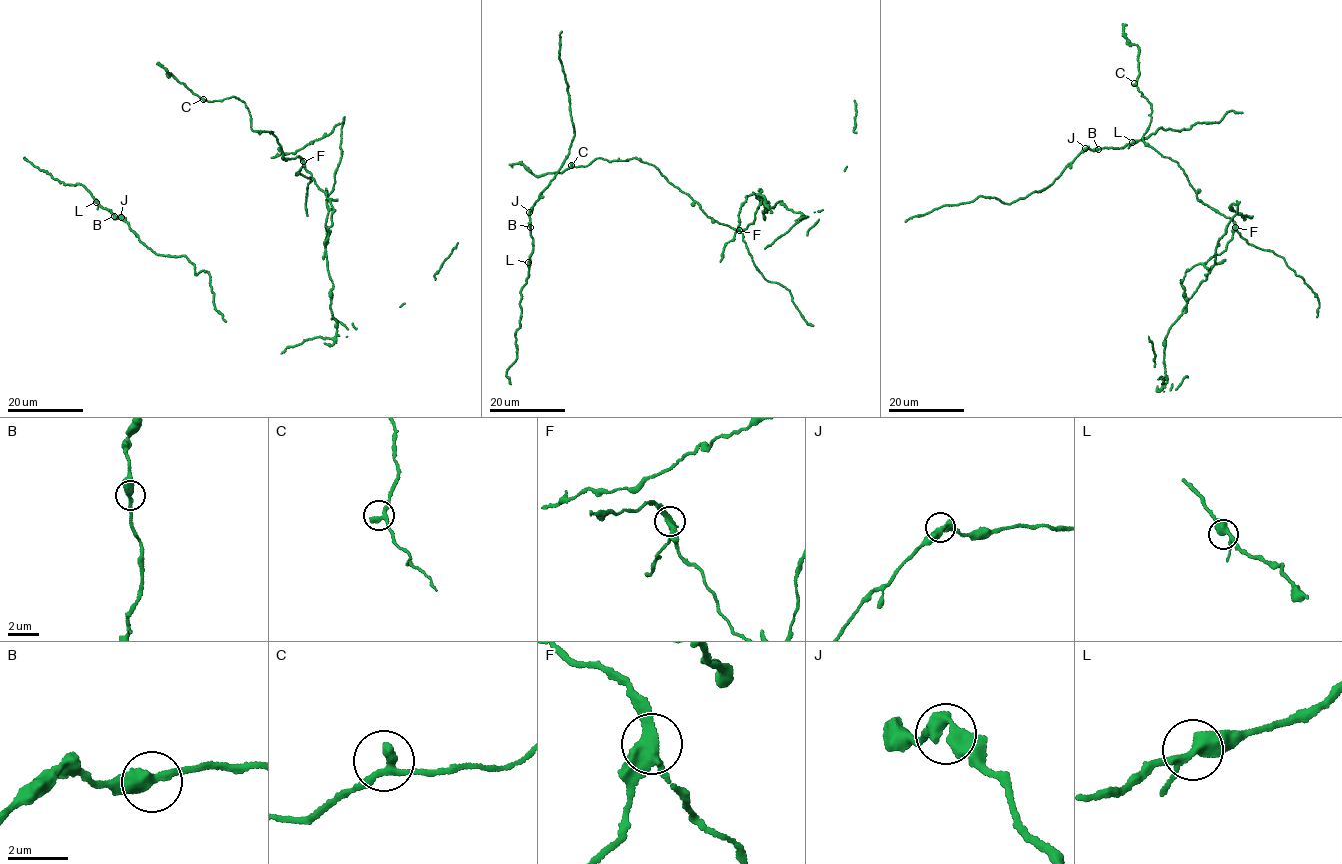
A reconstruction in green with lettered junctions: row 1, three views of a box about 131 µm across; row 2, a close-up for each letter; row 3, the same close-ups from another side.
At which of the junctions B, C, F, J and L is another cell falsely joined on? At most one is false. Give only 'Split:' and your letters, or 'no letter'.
Split: F

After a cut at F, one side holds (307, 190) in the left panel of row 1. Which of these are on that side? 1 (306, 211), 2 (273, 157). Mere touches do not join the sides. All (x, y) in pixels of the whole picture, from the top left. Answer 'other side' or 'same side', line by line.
1: same side
2: other side

